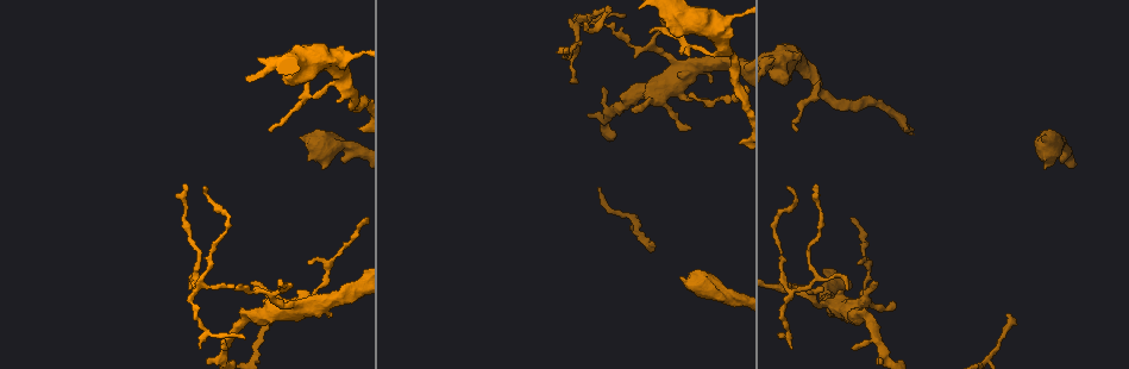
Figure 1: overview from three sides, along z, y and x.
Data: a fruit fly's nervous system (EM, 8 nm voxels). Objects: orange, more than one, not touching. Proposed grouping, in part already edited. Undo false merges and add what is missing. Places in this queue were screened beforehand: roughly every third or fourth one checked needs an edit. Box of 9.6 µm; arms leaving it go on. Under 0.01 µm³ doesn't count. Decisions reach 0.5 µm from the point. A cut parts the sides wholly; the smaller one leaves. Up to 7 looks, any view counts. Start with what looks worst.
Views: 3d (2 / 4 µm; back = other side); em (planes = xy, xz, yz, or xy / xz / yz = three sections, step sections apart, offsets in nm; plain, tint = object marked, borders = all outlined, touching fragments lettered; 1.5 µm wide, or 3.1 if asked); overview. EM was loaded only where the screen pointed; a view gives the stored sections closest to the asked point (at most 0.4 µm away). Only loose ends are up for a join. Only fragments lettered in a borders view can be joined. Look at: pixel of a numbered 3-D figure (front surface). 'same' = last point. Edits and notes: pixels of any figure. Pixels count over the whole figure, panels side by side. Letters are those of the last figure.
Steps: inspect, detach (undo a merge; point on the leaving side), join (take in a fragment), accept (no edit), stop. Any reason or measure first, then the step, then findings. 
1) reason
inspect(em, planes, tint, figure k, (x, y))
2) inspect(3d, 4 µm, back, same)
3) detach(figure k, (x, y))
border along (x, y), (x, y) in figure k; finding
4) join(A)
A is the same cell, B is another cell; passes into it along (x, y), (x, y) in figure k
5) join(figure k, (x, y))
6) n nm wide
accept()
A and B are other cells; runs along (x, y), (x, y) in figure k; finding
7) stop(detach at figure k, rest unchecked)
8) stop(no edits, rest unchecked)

thick end
inspect(3d, 4 µm, figure 1, (294, 86))

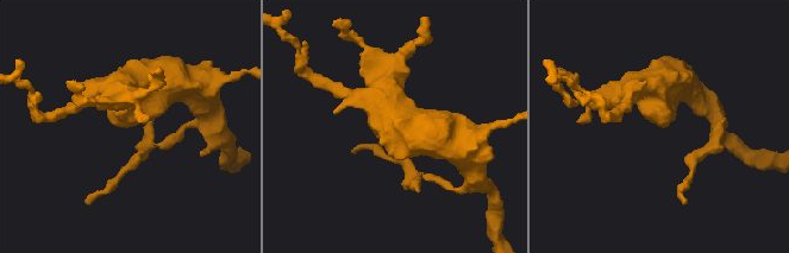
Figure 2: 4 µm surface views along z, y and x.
inspect(em, planes, borders, figure 2, (663, 126))

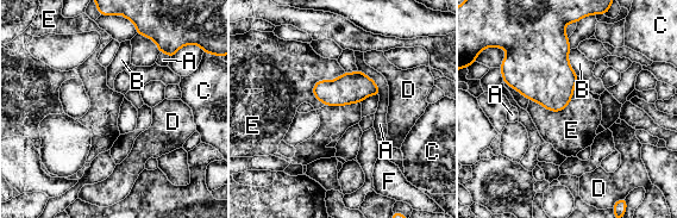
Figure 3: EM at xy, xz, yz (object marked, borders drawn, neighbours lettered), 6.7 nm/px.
accept()
A, B, C, D, E and F are other cells; border along (344, 70), (319, 80), (313, 95) in figure 3; none of them fits

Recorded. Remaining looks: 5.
inspect(3d, 2 µm, figure 1, (634, 113))

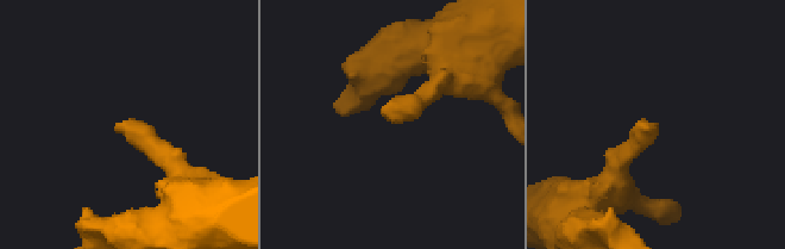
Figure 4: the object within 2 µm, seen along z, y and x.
inspect(em, xy, step 8, borders, figure 4, (385, 113))

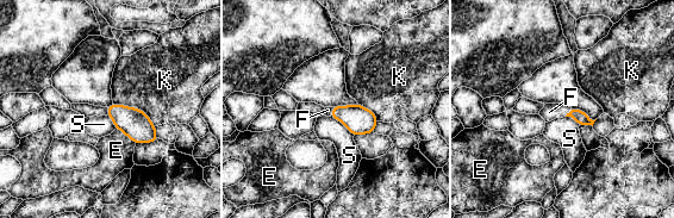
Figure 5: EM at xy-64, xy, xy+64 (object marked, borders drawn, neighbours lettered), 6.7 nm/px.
inspect(em, planes, borders, same)

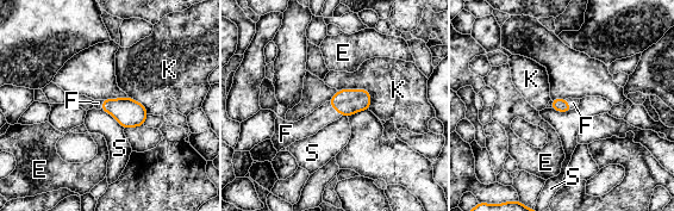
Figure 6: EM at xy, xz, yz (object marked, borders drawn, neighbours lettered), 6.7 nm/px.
join(F)
F is the same cell, E, K and S are other cells; the neuron continues

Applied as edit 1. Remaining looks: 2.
stop(join at figure 6, rest unchecked)

